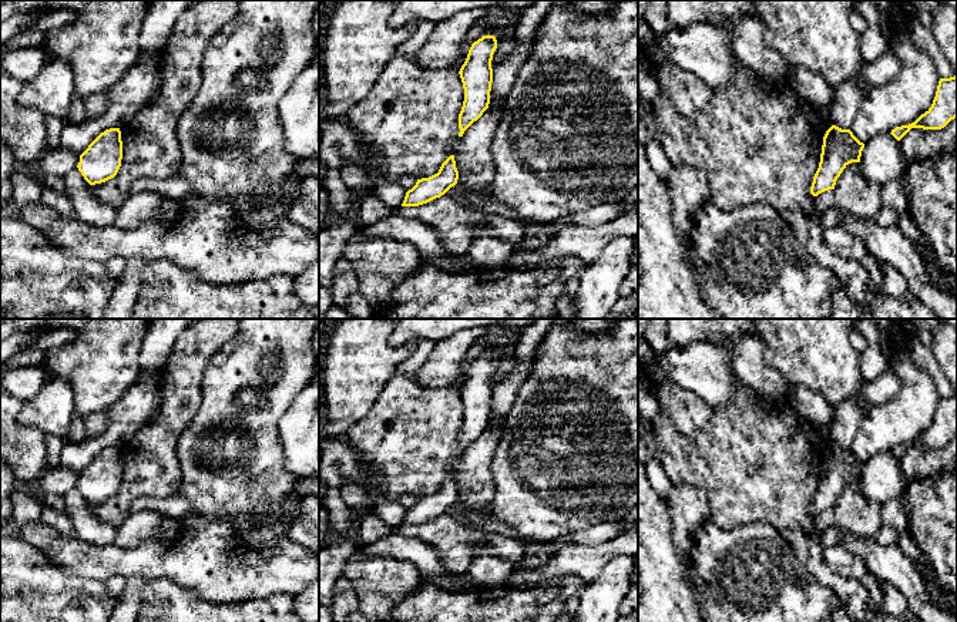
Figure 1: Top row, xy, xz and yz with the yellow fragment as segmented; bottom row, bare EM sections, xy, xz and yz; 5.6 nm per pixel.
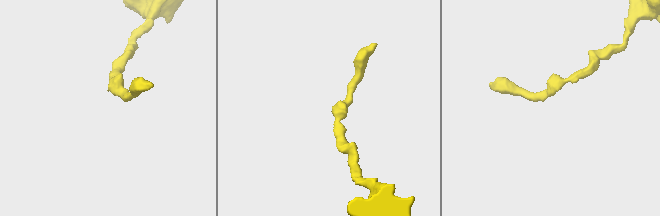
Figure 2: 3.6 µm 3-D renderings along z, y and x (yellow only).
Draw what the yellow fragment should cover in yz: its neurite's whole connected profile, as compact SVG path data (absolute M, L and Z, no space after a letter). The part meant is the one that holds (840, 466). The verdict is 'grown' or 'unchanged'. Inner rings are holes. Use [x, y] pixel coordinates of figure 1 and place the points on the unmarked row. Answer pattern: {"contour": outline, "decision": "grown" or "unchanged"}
{"contour": "M832 444L825 455L819 487L813 495L810 512L835 508L836 500L843 488L852 481L860 481L864 463L860 461L850 448Z", "decision": "unchanged"}

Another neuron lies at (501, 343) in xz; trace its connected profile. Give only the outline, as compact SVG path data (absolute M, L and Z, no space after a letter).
M493 326L491 332L469 350L461 371L450 387L459 391L471 363L483 354L494 354L497 359L497 367L491 379L491 387L494 389L517 369L516 350L523 337L523 332L524 330L503 330L498 326Z

